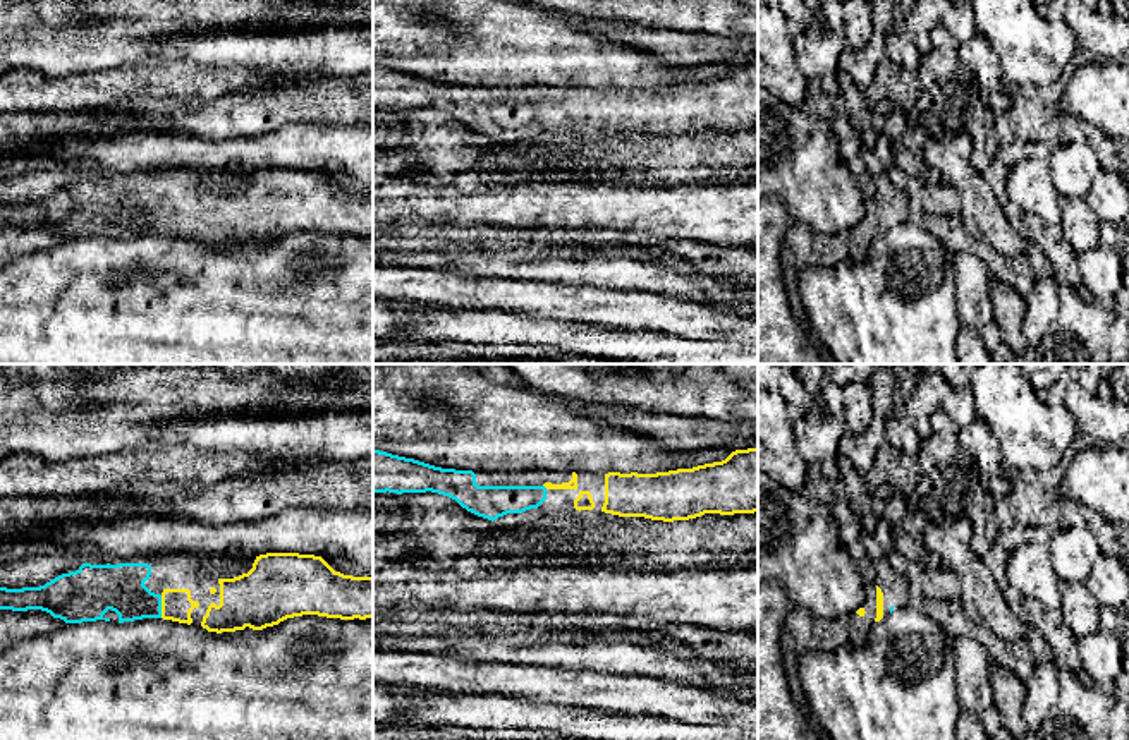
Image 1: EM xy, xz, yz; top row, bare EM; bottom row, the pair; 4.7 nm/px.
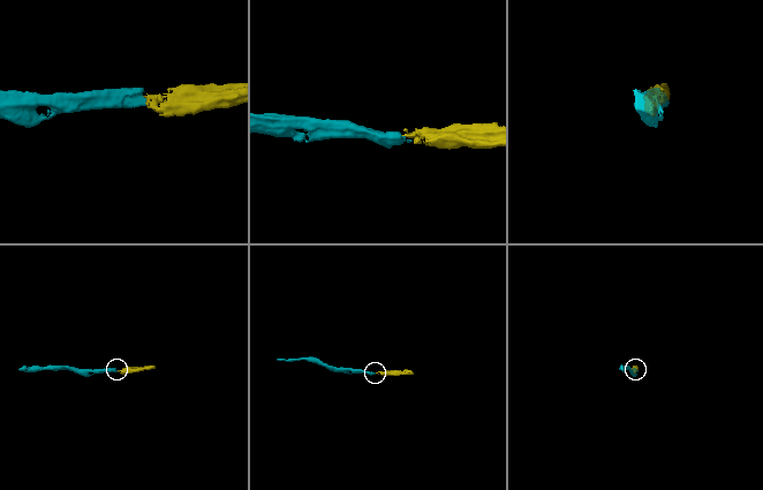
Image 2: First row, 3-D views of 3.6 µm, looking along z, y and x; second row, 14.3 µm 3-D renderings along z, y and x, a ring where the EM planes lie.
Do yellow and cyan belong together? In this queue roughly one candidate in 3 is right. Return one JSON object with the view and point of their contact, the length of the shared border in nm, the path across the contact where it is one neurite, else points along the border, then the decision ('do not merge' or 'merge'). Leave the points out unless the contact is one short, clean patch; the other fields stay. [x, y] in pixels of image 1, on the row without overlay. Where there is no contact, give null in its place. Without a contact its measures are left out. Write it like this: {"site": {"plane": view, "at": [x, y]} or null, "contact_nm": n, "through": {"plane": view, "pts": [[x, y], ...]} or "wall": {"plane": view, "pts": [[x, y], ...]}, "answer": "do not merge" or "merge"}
{"site": {"plane": "xy", "at": [162, 222]}, "contact_nm": 100, "through": {"plane": "xy", "pts": [[176, 218], [162, 222], [134, 217], [121, 203]]}, "answer": "merge"}

